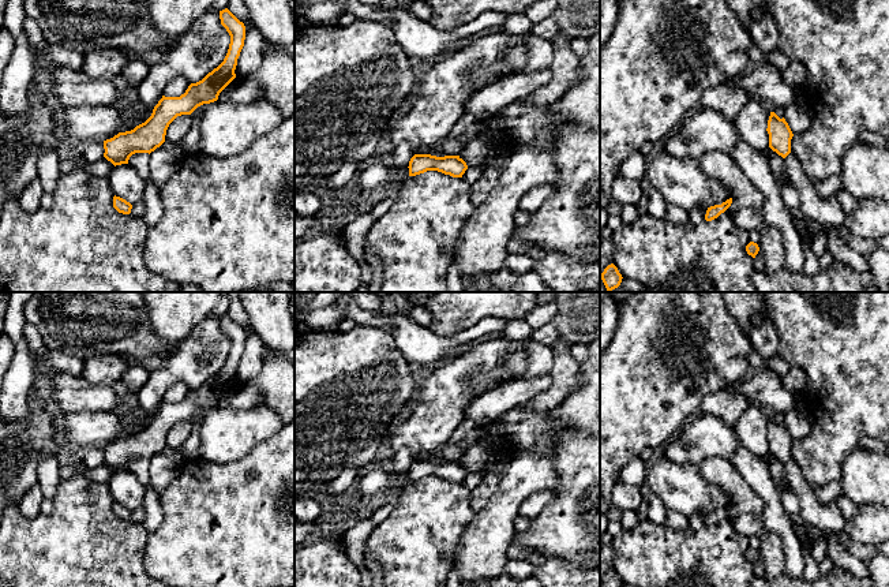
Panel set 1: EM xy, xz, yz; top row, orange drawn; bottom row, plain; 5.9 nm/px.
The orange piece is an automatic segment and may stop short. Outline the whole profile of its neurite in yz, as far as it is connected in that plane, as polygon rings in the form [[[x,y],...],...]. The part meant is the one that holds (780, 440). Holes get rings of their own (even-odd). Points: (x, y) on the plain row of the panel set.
[[[770,418],[766,437],[769,440],[769,453],[785,464],[791,459],[791,445],[794,442],[785,425],[780,425],[774,418]]]

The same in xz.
[[[415,460],[408,474],[409,482],[416,482],[427,476],[438,476],[453,483],[462,483],[468,471],[459,461],[436,463],[431,460]]]

